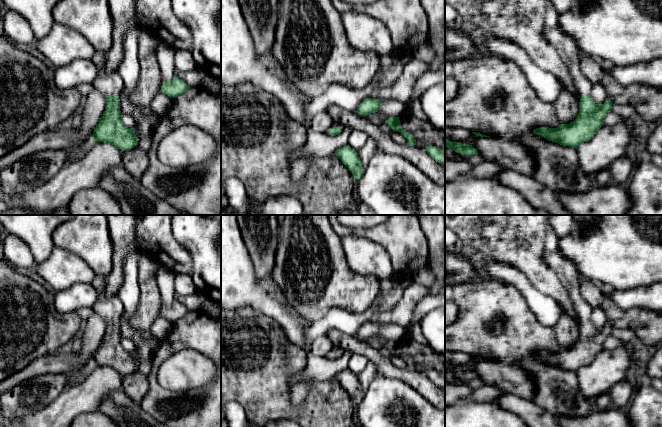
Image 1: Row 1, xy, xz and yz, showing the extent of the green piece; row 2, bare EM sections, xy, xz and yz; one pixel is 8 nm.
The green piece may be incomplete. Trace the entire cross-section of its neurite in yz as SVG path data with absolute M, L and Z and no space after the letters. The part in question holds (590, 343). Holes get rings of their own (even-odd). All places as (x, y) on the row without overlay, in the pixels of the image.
M547 225L543 251L544 262L556 273L580 320L579 338L570 348L560 348L557 352L540 351L533 354L549 365L563 370L577 372L590 365L595 357L604 350L604 342L611 335L612 325L596 328L590 321L592 307L580 292L580 274L574 262L567 259L558 249L558 236Z

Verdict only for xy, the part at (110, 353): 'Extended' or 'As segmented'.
Extended

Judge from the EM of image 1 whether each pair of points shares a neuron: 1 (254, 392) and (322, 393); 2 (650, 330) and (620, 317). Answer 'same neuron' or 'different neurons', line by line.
1: same neuron
2: same neuron

